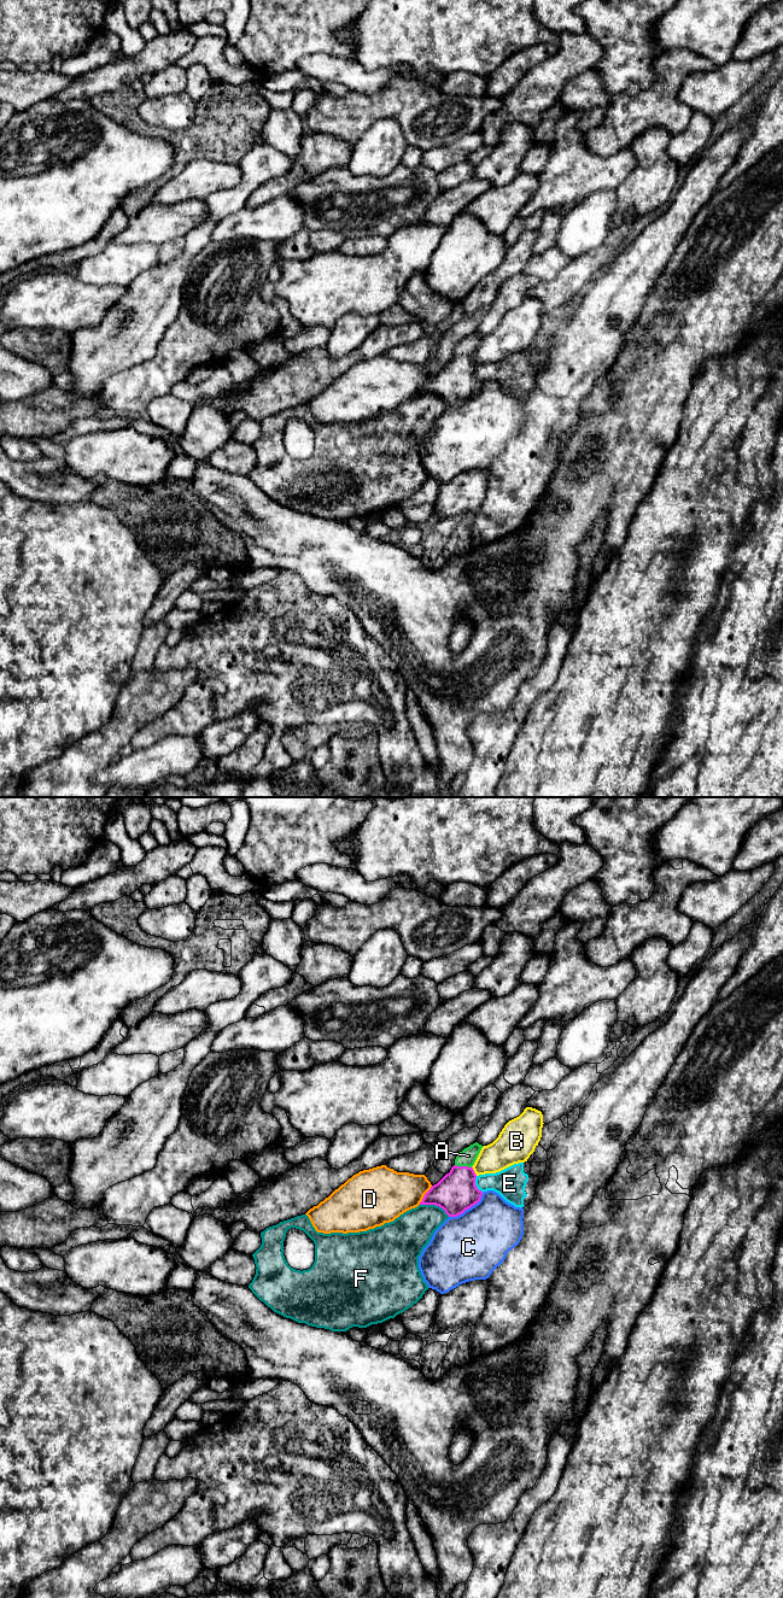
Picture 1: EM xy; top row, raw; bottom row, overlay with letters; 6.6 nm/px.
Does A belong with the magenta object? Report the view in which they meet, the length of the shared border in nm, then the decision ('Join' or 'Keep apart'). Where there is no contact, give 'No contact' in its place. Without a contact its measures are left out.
Touches magenta in xy. Shared border 110 nm. Join

